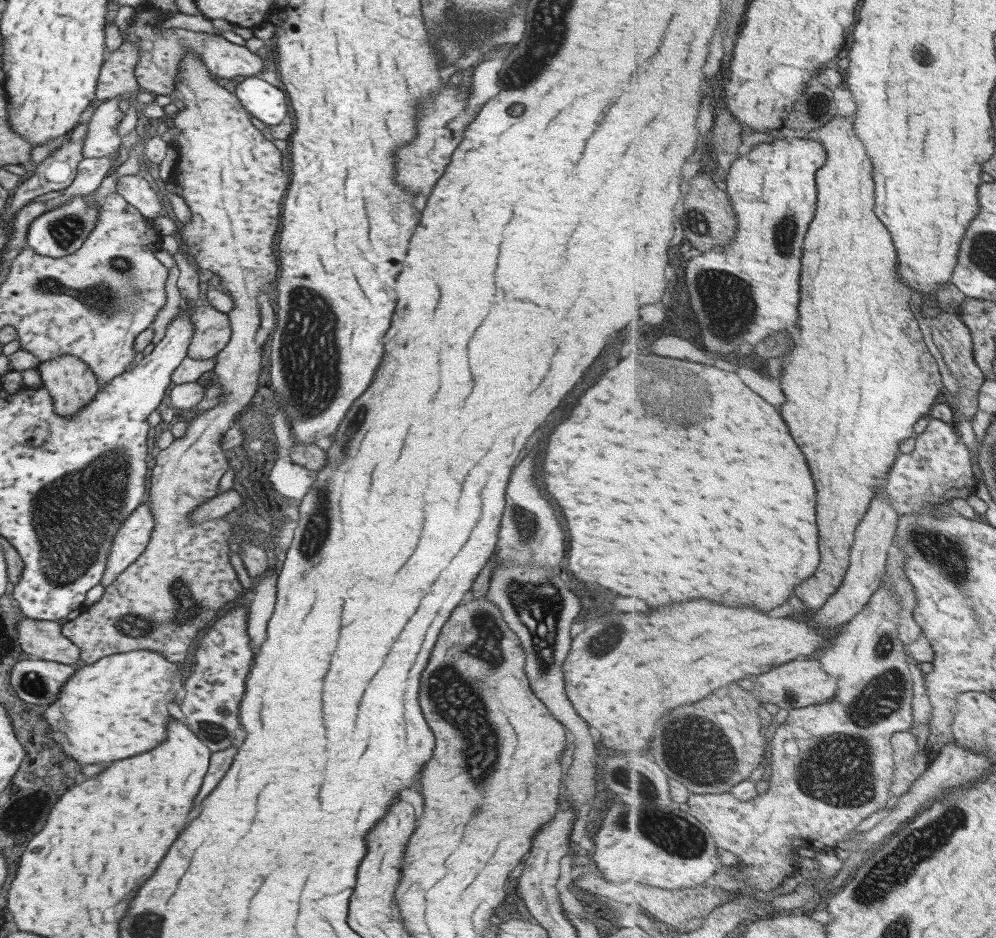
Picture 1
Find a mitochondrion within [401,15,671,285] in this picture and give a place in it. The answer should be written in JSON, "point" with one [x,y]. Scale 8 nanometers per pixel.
{"point":[514,109]}

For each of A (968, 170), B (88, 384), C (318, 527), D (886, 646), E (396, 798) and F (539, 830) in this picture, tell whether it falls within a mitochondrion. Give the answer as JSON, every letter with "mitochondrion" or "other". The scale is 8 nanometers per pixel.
{"A":"other","B":"other","C":"mitochondrion","D":"mitochondrion","E":"other","F":"other"}

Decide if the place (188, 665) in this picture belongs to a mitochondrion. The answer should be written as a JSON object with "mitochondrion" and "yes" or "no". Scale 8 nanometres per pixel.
{"mitochondrion":"no"}

